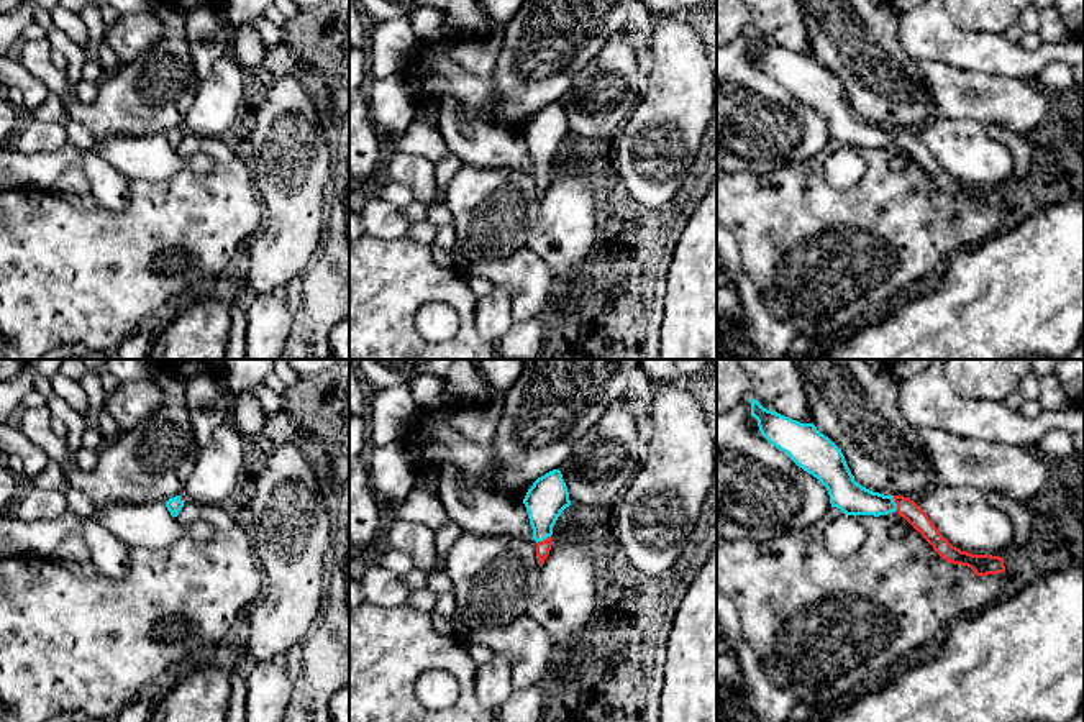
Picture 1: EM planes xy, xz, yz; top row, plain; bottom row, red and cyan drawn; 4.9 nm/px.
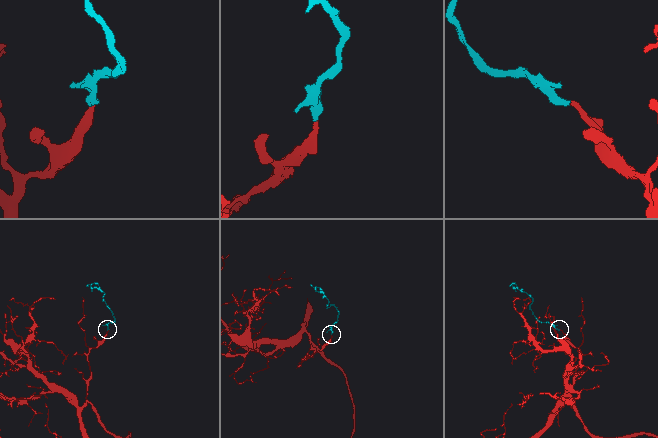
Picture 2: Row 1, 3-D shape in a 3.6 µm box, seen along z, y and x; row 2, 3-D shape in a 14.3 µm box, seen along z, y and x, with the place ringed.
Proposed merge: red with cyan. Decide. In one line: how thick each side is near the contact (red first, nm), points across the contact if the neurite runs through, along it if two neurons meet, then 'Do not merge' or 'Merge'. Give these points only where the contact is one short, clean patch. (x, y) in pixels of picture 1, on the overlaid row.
Thickness 90 nm (red) against 160 nm. Path across: yz (906, 507), (896, 502), (863, 502), (848, 496). Merge

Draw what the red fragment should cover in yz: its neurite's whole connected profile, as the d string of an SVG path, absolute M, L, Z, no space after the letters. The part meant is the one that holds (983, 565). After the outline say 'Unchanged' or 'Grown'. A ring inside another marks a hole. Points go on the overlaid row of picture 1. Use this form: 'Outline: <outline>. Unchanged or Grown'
Outline: M751 399L751 417L758 420L761 435L776 448L787 453L789 458L804 471L817 478L828 491L831 507L840 509L846 515L887 515L897 512L904 517L922 537L933 546L933 550L953 564L968 566L976 576L999 574L1005 571L1004 560L992 555L972 555L953 546L933 525L927 512L923 512L913 500L904 496L884 496L872 492L854 481L841 450L813 423L800 423L777 412L764 409L758 400Z. Grown

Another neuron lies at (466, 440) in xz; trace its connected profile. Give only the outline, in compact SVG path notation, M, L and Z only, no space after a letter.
M494 394L487 405L464 402L444 423L418 428L420 409L403 435L407 456L415 469L451 464L464 482L502 494L495 484L494 440L502 415L503 395Z

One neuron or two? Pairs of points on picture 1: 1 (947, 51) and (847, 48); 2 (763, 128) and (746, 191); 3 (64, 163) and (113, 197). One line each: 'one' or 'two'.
1: two
2: two
3: one

